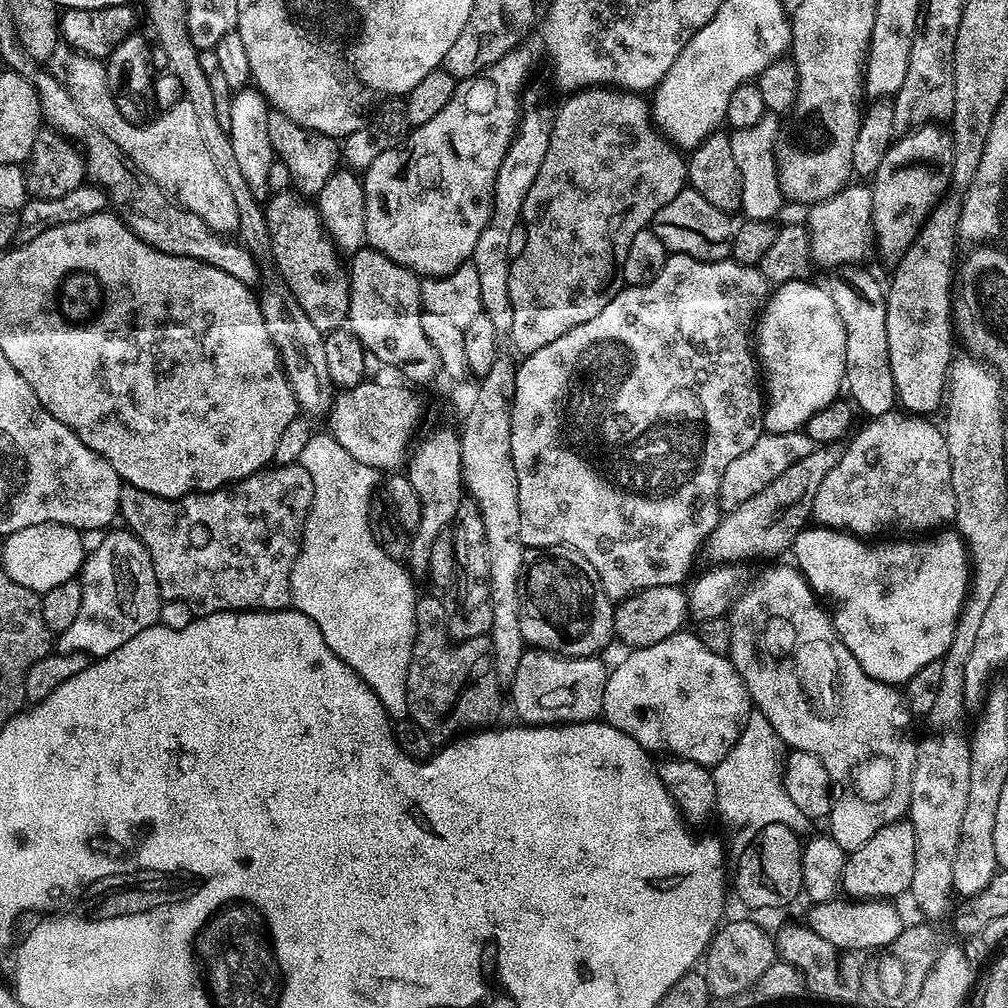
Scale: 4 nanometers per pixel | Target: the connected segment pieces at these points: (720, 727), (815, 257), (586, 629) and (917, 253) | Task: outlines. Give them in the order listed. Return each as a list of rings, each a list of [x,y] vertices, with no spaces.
[[[692,630],[675,632],[674,634],[670,634],[670,638],[662,638],[662,642],[654,642],[654,646],[637,648],[629,651],[627,655],[628,657],[616,669],[613,667],[608,673],[608,681],[604,687],[603,719],[615,726],[618,730],[625,732],[630,738],[634,738],[634,742],[638,742],[652,754],[664,752],[660,754],[667,754],[669,757],[679,758],[681,760],[693,760],[705,766],[714,766],[722,758],[726,758],[726,754],[734,746],[734,742],[740,737],[740,730],[744,727],[744,721],[747,720],[750,711],[748,691],[738,674],[738,670],[733,666],[731,659],[728,656],[714,654],[714,650],[706,650],[706,646],[702,646],[702,642],[697,638],[695,631]]]
[[[845,186],[838,194],[826,198],[820,204],[807,209],[809,257],[813,265],[820,268],[852,266],[864,256],[864,247],[870,244],[870,225],[872,223],[872,189]]]
[[[533,548],[527,553],[526,564],[522,579],[520,581],[520,629],[522,630],[522,638],[525,645],[531,646],[533,649],[541,652],[555,652],[557,656],[567,656],[569,658],[592,658],[607,646],[613,643],[616,627],[614,626],[614,602],[606,594],[606,590],[600,584],[598,574],[594,570],[594,566],[590,566],[590,562],[586,562],[586,558],[578,550],[573,548]]]
[[[949,191],[936,201],[936,207],[924,219],[920,232],[914,242],[899,260],[895,261],[896,273],[892,281],[886,284],[886,346],[890,350],[890,370],[894,374],[896,399],[899,407],[908,414],[929,415],[939,402],[945,399],[948,383],[948,370],[954,359],[954,325],[952,309],[954,307],[954,268],[956,244],[958,245],[958,225],[960,222],[961,193]]]

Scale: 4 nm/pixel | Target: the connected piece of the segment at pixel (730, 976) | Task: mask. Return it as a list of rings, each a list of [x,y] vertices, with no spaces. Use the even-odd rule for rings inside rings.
[[[732,920],[717,927],[716,935],[708,944],[708,951],[702,957],[702,973],[713,997],[736,996],[756,985],[766,966],[776,959],[776,945],[769,933],[767,936],[752,920]]]

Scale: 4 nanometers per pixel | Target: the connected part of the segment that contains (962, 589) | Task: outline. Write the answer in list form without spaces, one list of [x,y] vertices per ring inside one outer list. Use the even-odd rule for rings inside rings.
[[[823,526],[801,529],[790,547],[799,568],[817,597],[832,600],[832,626],[836,636],[854,654],[868,676],[893,686],[903,685],[922,666],[940,660],[954,638],[960,607],[967,593],[969,557],[963,537],[956,530],[940,530],[927,538],[900,538],[897,544],[865,542],[843,530]]]

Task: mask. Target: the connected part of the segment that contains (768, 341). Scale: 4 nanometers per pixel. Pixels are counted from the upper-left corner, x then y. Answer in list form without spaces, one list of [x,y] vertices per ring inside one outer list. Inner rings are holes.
[[[807,279],[791,280],[785,284],[779,285],[769,295],[762,311],[758,316],[758,323],[754,328],[754,352],[758,357],[759,367],[762,369],[763,379],[766,381],[766,388],[772,391],[772,397],[769,395],[766,400],[764,410],[764,426],[770,432],[794,432],[803,429],[804,423],[807,422],[814,414],[818,414],[818,410],[822,410],[826,406],[830,406],[841,395],[842,389],[845,387],[844,371],[846,370],[846,330],[844,323],[840,317],[840,312],[836,308],[836,302],[833,293],[827,292],[824,288],[819,288],[816,284],[808,284]]]

